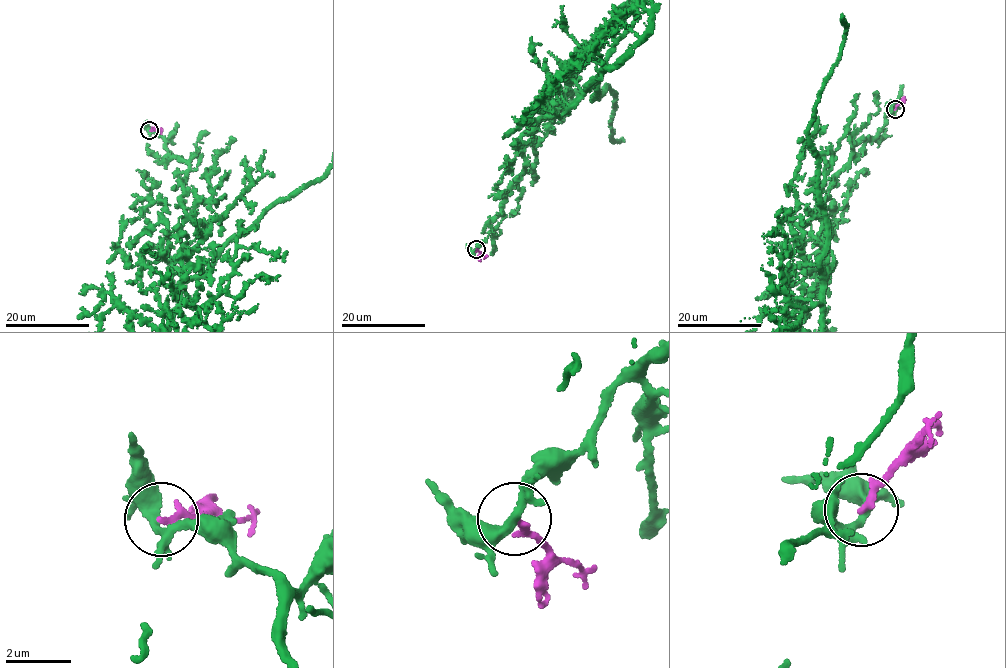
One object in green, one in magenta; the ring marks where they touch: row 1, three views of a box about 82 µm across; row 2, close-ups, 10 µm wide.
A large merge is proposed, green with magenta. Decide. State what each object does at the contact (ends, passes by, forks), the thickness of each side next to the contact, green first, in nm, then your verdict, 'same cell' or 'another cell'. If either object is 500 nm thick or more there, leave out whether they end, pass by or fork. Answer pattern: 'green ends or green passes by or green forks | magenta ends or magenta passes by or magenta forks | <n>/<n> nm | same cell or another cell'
green forks | magenta ends | 240/200 nm | another cell

